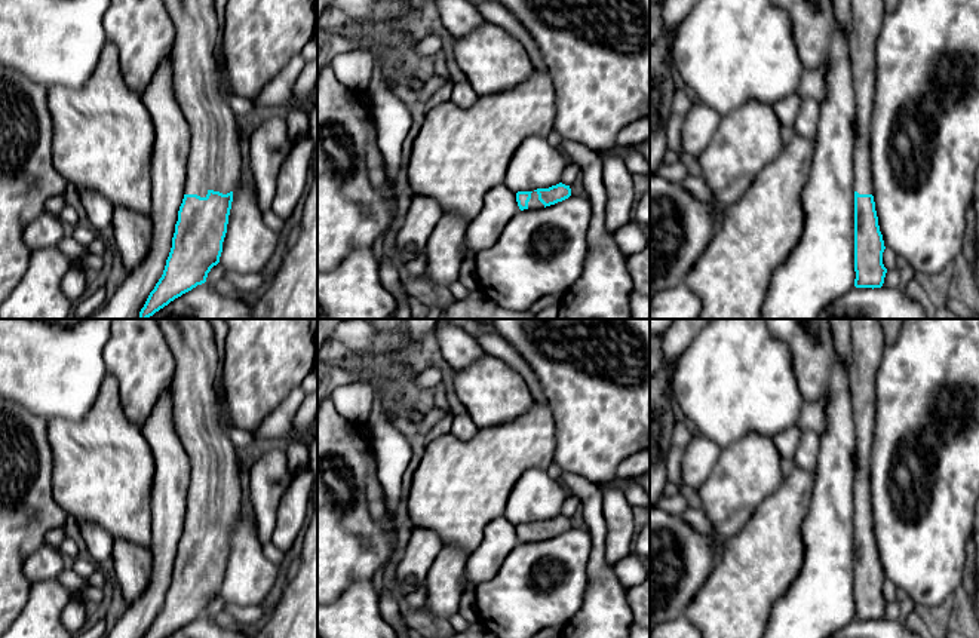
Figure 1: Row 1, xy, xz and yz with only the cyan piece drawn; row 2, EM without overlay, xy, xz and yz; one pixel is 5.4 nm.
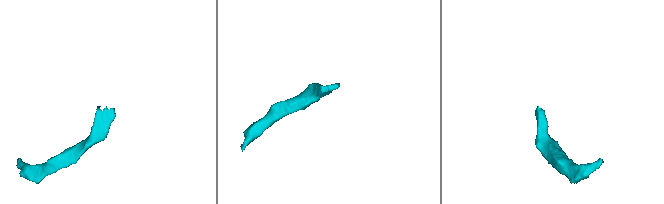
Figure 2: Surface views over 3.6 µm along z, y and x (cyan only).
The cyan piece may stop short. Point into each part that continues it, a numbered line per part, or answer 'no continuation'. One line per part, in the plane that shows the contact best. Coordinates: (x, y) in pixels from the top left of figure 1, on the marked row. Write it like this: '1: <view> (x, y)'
1: xy (214, 162)

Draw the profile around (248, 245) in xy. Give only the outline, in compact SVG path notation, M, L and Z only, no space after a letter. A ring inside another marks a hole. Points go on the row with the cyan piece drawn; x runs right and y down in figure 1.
M242 180L233 191L233 202L228 215L227 233L222 242L222 252L220 263L231 272L248 274L261 273L277 246L277 234L273 233L263 221L263 212L260 211L255 199L252 182L248 185Z

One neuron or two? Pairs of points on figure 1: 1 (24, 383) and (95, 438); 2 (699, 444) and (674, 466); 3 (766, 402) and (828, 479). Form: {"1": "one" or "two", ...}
{"1": "two", "2": "two", "3": "two"}

